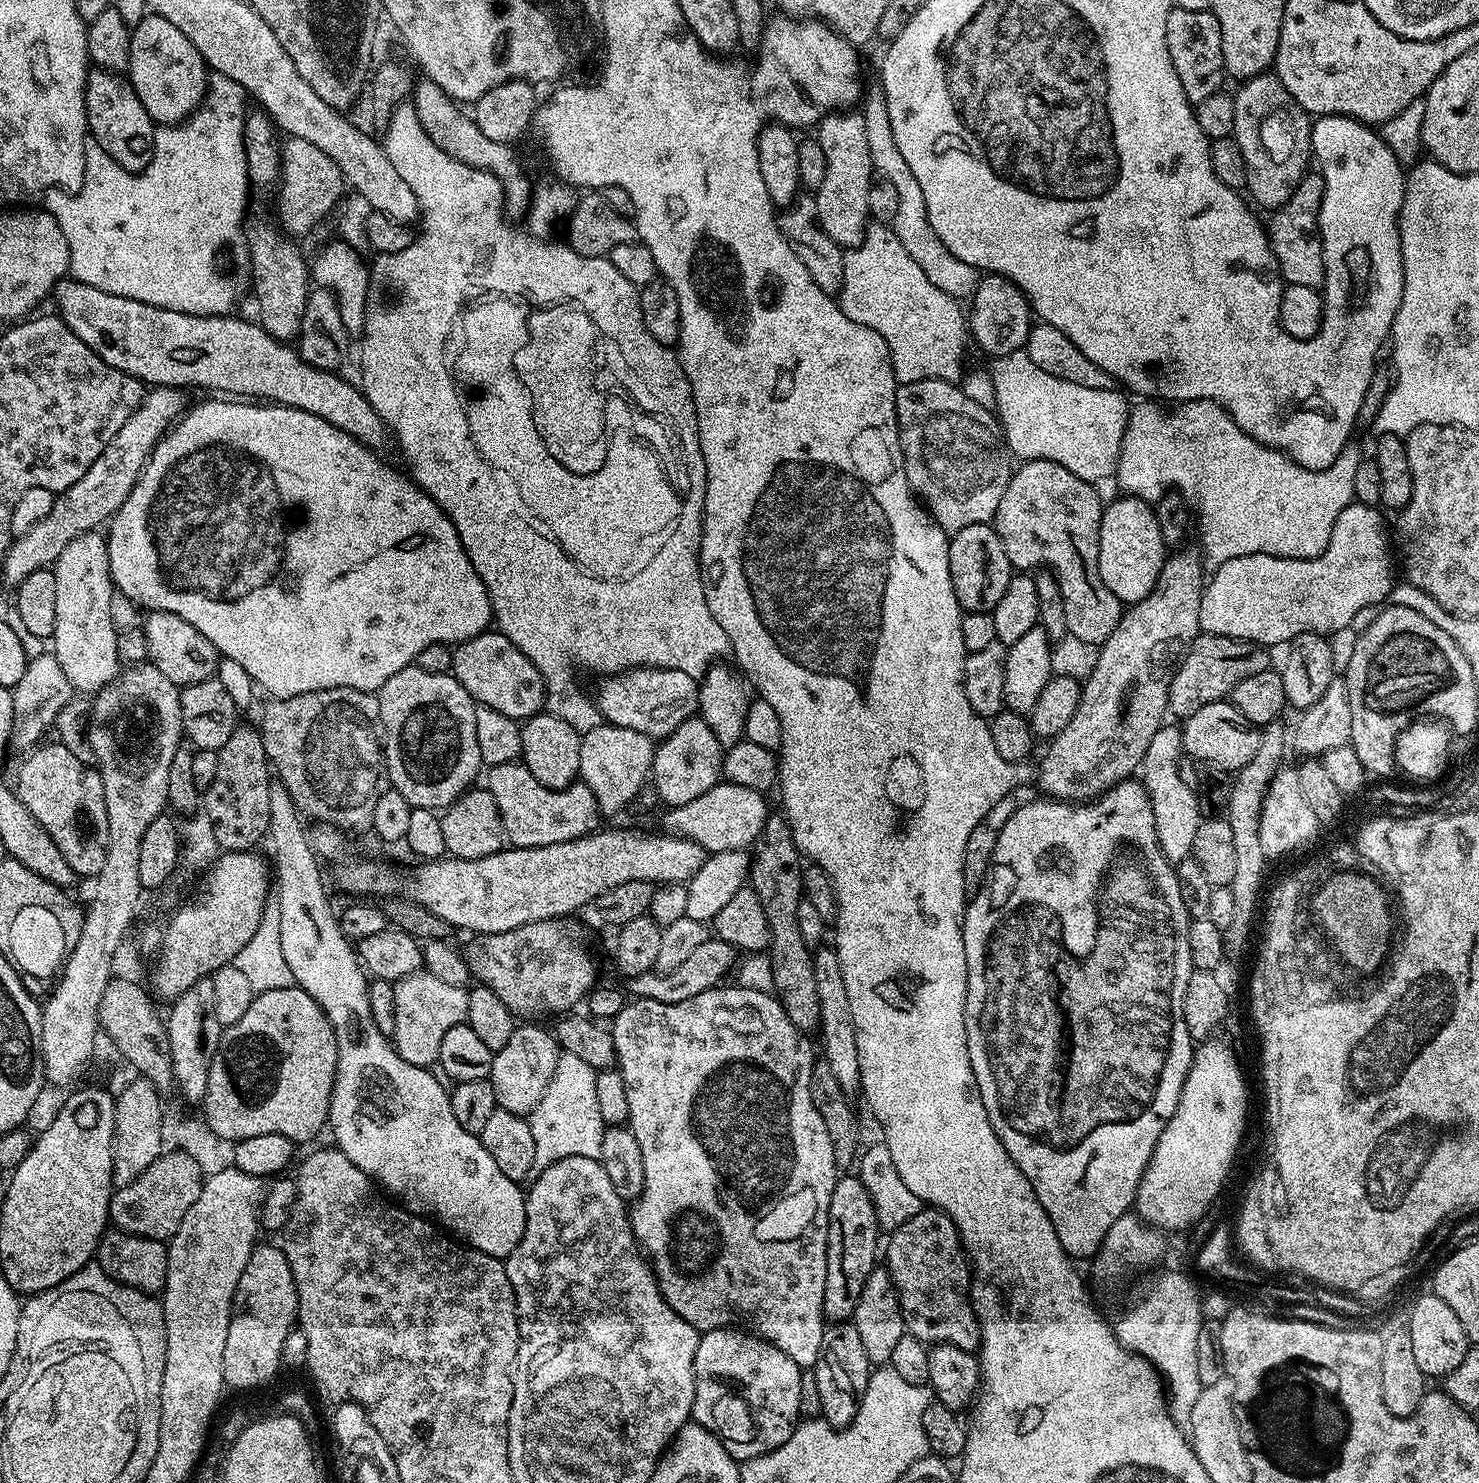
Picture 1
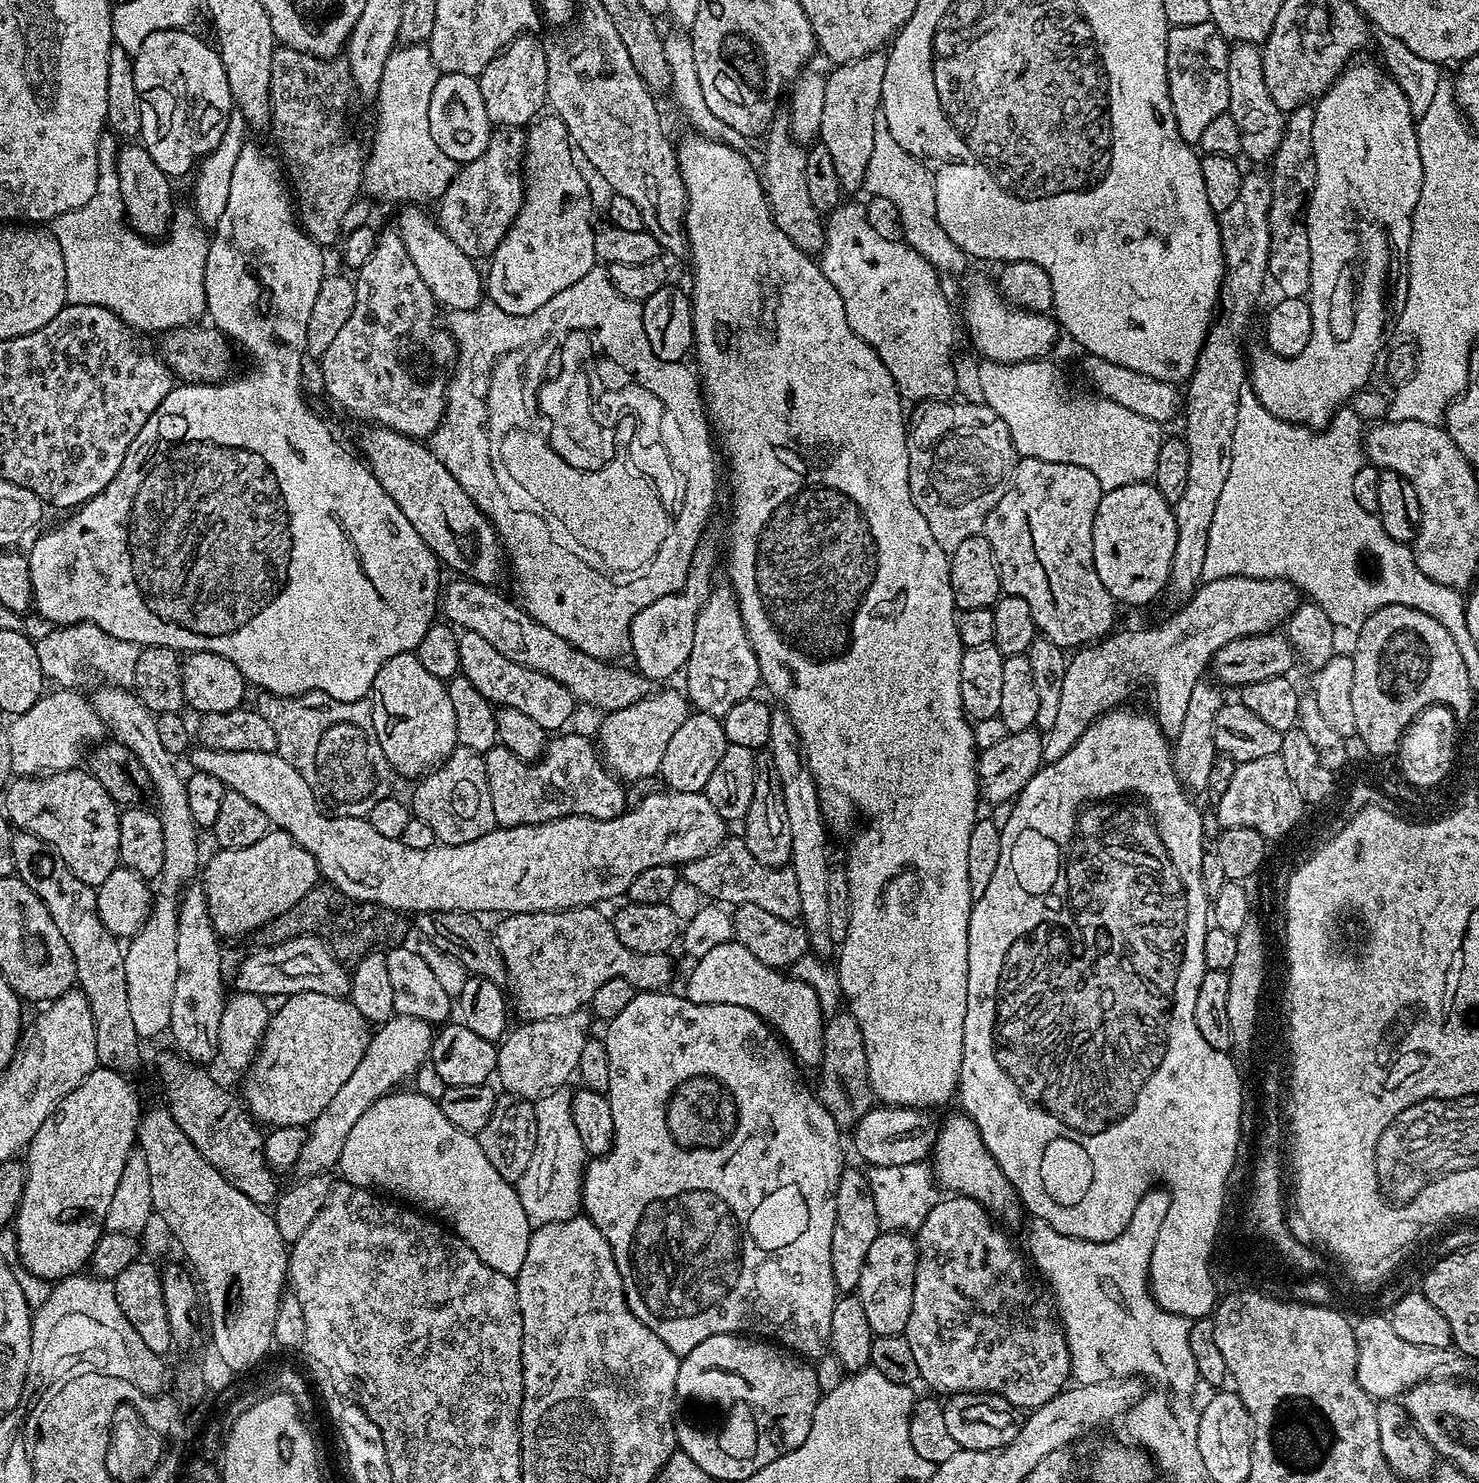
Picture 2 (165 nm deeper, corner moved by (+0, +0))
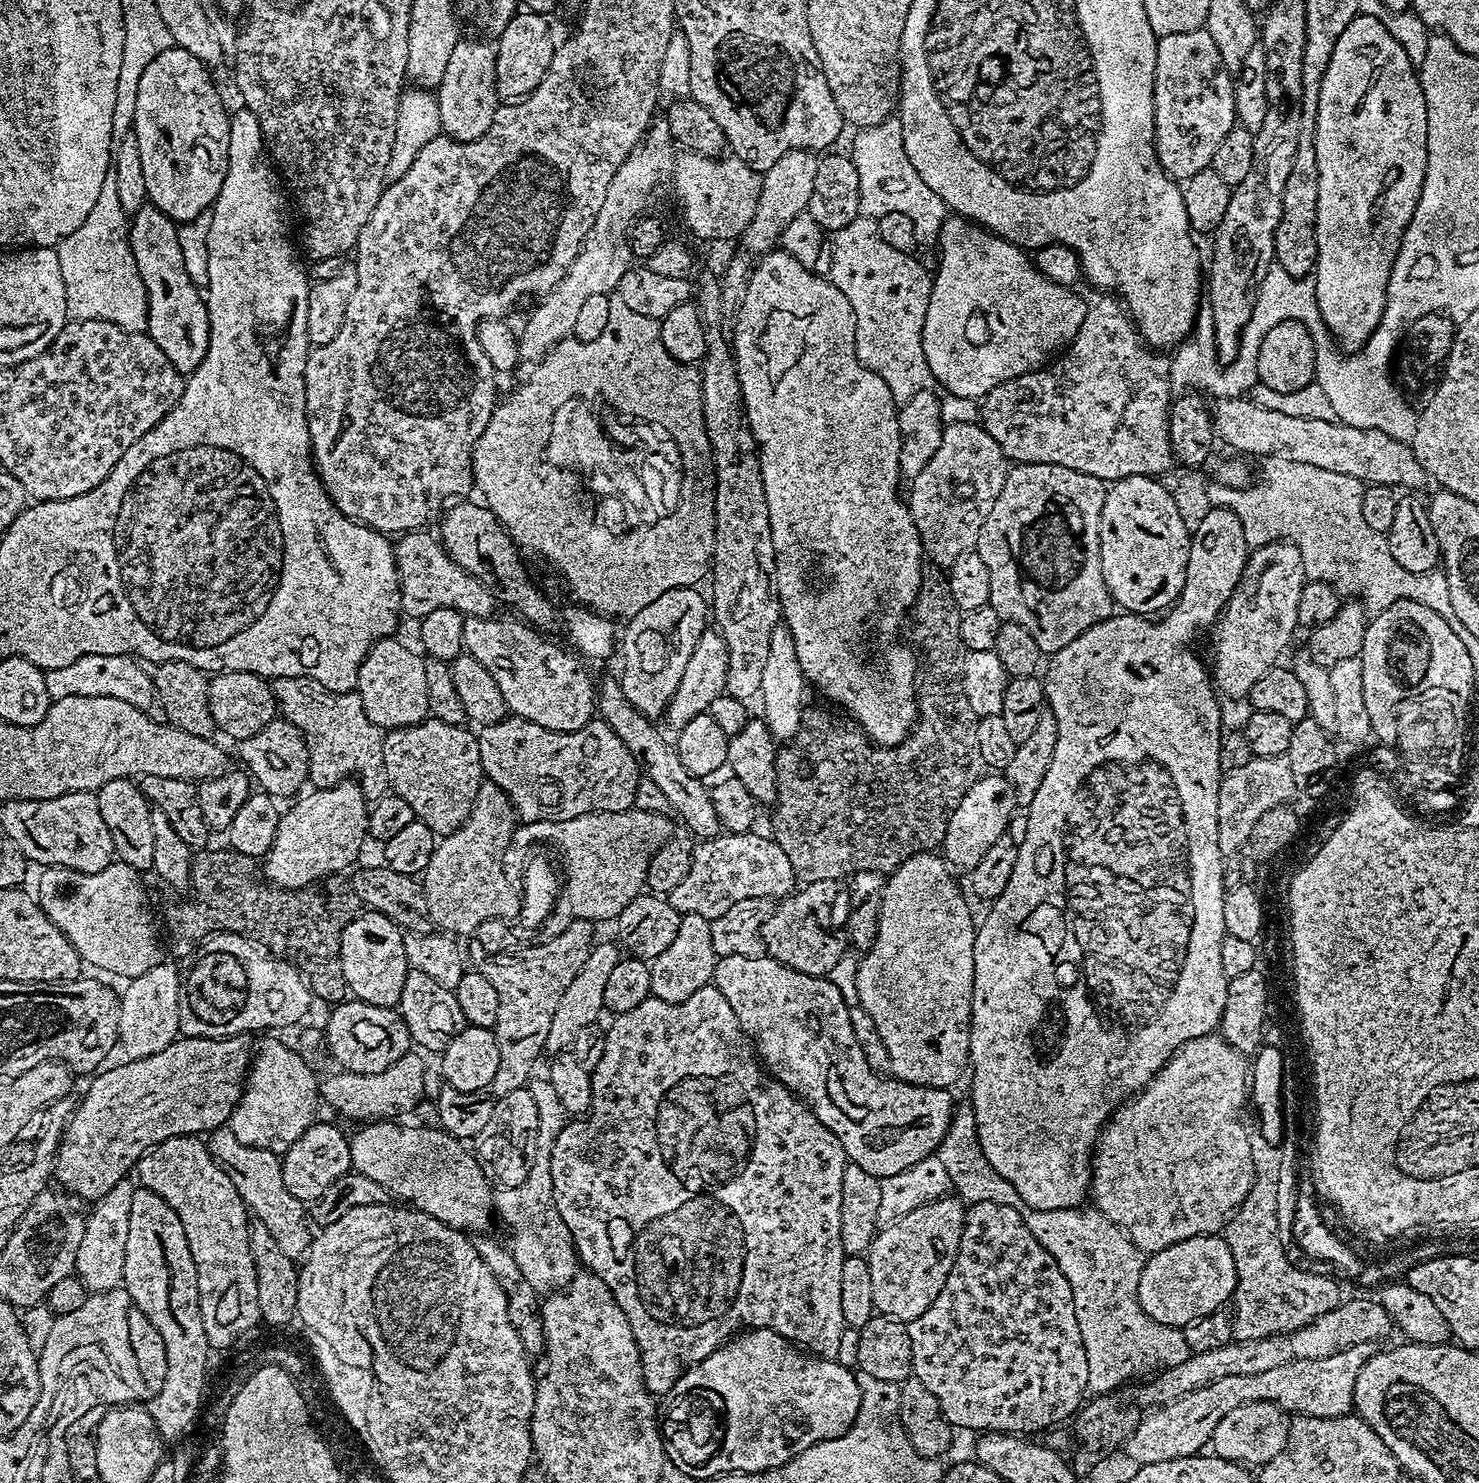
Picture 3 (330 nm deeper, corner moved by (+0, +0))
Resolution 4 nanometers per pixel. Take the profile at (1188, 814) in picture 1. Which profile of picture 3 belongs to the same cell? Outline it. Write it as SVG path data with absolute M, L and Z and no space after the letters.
M1284 540L1251 549L1242 578L1220 613L1216 631L1216 657L1210 660L1210 675L1221 697L1243 701L1248 692L1271 668L1277 667L1284 647L1298 632L1298 602L1306 583L1298 546Z

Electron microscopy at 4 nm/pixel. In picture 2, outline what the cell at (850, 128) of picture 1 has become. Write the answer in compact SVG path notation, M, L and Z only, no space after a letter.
M883 51L871 52L869 56L854 62L835 65L826 76L826 98L822 101L822 126L819 143L830 150L830 159L838 170L838 182L842 182L845 193L860 192L866 178L866 168L870 166L870 153L874 151L874 118L881 115L882 78L886 74L887 55Z

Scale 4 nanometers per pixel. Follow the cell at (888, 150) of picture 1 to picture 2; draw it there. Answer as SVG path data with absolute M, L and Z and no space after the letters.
M883 114L874 118L874 151L870 153L870 166L866 168L863 191L869 197L887 198L898 206L898 214L902 214L902 230L904 243L918 250L926 262L930 262L937 272L959 277L970 265L970 257L962 251L942 230L942 222L938 222L938 206L936 205L936 187L932 181L932 173L927 164L919 156L911 156L894 139L894 134L886 126Z

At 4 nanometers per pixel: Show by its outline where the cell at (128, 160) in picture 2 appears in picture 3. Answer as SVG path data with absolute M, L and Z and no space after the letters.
M150 203L144 204L130 217L128 245L148 299L148 337L179 372L190 374L206 358L210 322L205 293L190 282L190 274L186 274L182 250L178 247L177 227L177 221L162 214L162 210Z

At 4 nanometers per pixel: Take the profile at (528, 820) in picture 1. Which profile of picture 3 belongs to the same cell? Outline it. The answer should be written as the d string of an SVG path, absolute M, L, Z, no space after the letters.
M509 714L498 722L483 725L476 732L476 741L485 777L504 791L523 823L569 820L591 812L627 812L634 805L642 769L605 720L593 718L582 730L555 732Z

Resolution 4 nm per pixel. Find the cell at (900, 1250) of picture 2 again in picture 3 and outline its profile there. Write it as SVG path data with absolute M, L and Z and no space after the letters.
M949 1194L926 1206L918 1206L918 1210L910 1210L910 1214L898 1218L892 1224L883 1225L877 1231L866 1259L870 1266L870 1291L874 1294L874 1306L879 1315L907 1322L930 1310L934 1298L938 1298L942 1286L946 1286L946 1278L954 1266L960 1238L964 1233L965 1211L965 1201Z

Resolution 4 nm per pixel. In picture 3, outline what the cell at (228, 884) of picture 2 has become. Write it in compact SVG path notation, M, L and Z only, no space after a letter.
M355 779L343 780L332 788L305 791L289 804L292 805L283 809L278 822L278 834L262 858L262 876L264 872L263 879L269 885L289 890L304 888L325 876L343 873L343 868L351 869L357 863L368 836L370 804Z

